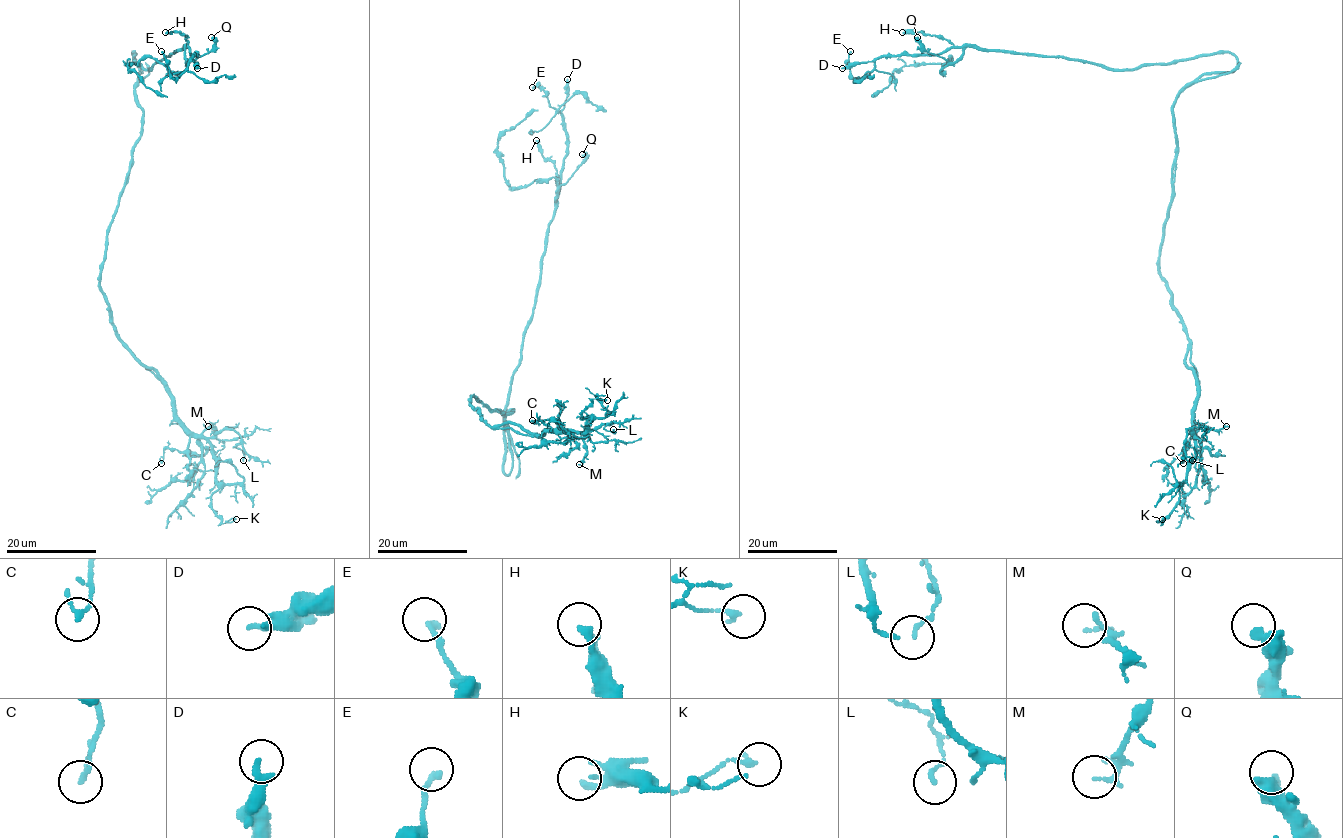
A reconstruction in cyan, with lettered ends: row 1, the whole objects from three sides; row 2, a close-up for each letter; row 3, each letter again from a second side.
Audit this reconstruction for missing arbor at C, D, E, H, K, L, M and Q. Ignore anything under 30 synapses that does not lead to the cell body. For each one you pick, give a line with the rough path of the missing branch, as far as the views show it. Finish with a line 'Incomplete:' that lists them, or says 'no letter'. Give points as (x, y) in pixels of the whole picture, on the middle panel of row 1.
Incomplete: no letter

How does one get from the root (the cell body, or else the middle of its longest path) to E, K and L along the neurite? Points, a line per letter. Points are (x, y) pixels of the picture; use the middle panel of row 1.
E: (506, 428), (508, 474), (502, 457), (510, 377), (533, 312), (567, 145), (563, 116), (540, 87), (532, 87)
K: (506, 428), (512, 410), (471, 398), (488, 425), (530, 436), (583, 432), (581, 413), (593, 399), (607, 400)
L: (506, 428), (512, 410), (471, 398), (488, 425), (523, 435), (613, 429)

